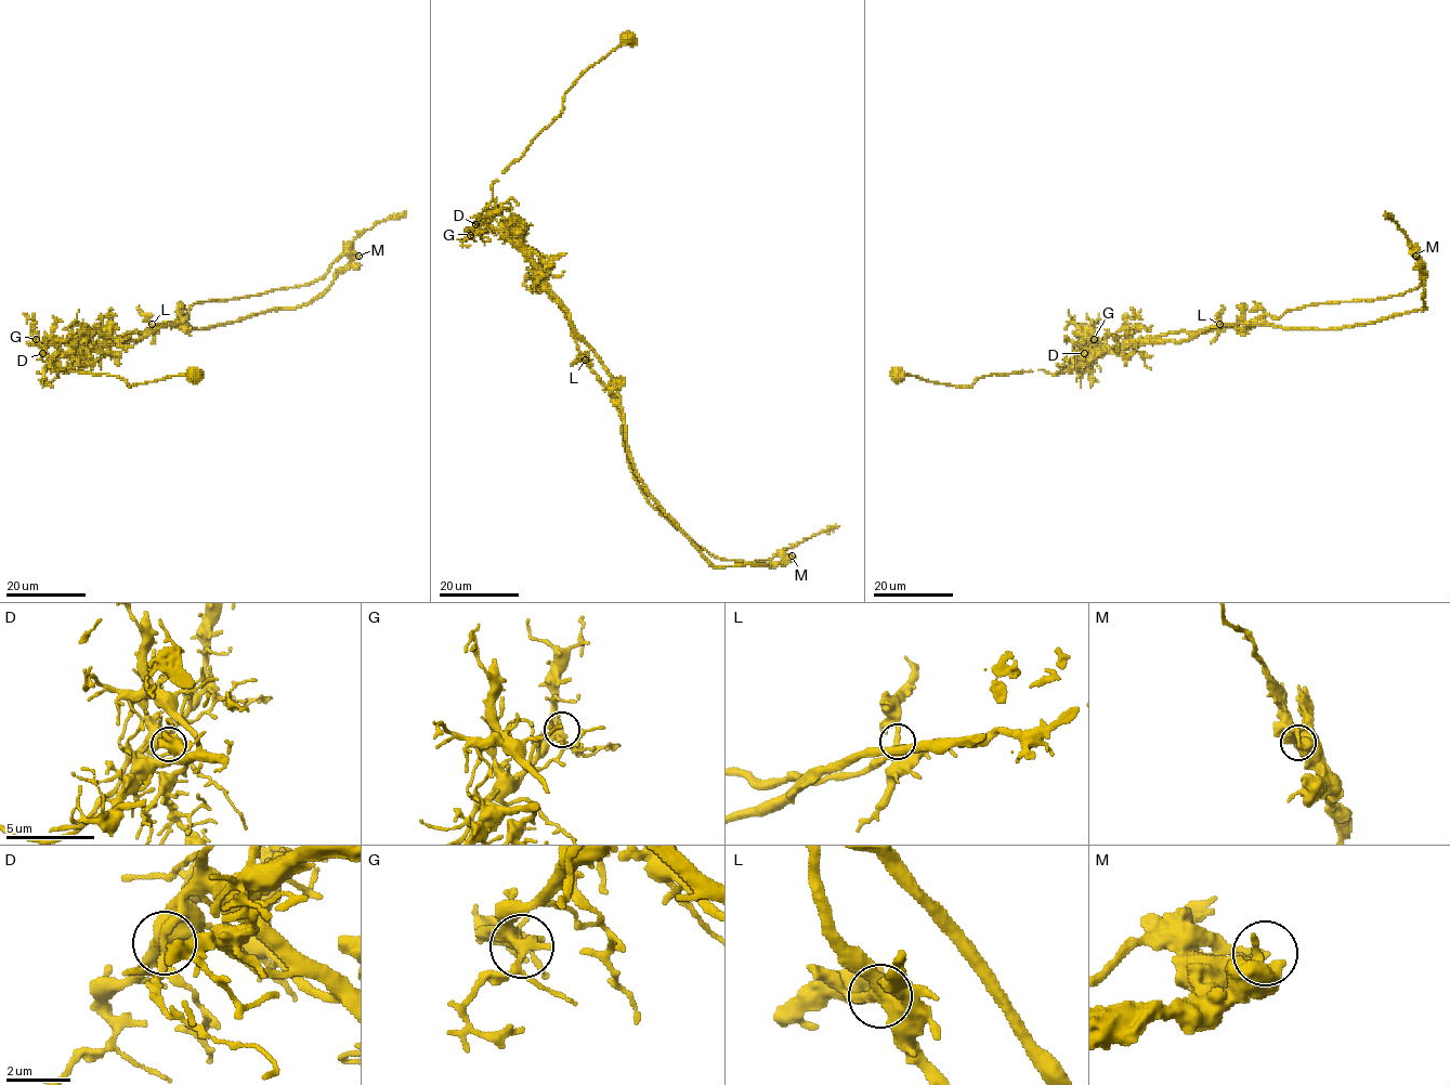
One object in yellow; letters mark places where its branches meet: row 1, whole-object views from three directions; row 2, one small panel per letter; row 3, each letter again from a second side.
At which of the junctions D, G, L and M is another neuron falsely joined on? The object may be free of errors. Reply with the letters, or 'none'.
M

